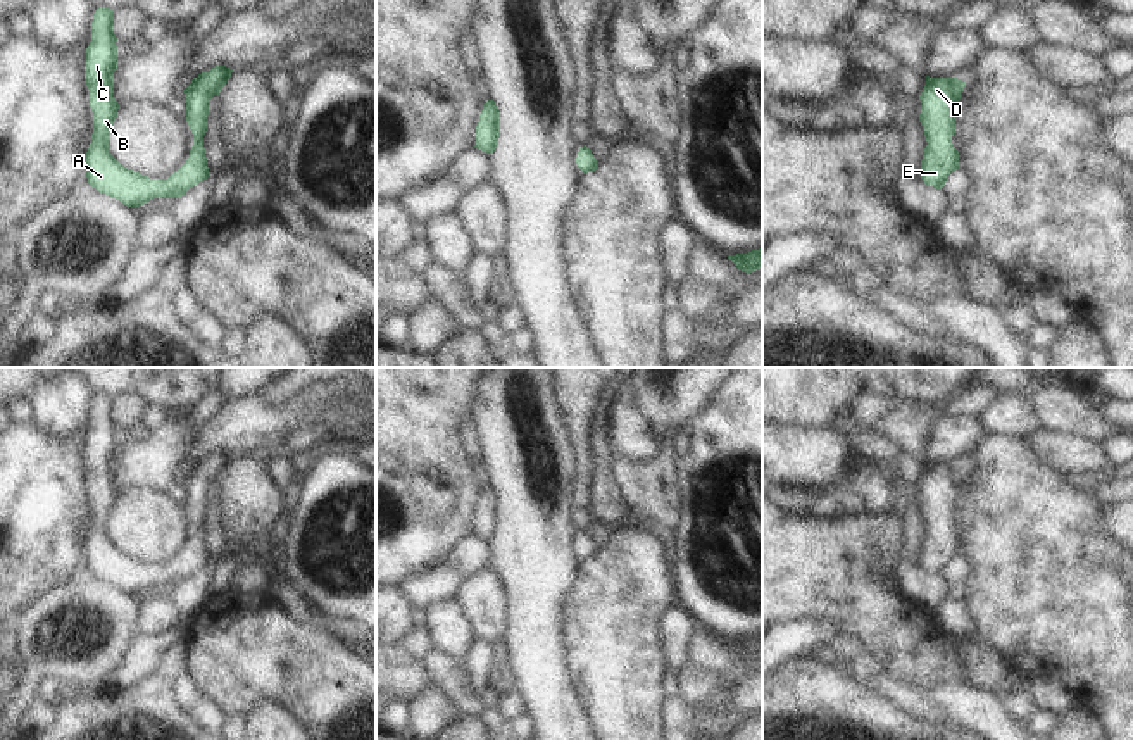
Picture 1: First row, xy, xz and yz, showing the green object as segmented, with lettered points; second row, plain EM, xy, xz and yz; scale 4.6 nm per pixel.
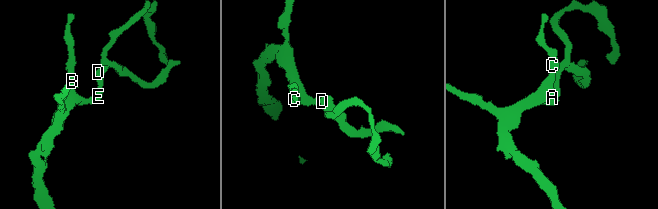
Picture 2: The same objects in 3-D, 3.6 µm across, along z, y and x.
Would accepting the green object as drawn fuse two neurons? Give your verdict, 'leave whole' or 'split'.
leave whole

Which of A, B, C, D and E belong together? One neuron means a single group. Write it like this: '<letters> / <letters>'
A B C D E

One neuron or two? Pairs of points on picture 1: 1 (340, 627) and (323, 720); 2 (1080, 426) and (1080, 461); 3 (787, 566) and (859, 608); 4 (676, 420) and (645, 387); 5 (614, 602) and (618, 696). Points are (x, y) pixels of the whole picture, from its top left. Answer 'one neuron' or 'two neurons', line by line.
1: two neurons
2: two neurons
3: one neuron
4: one neuron
5: one neuron

